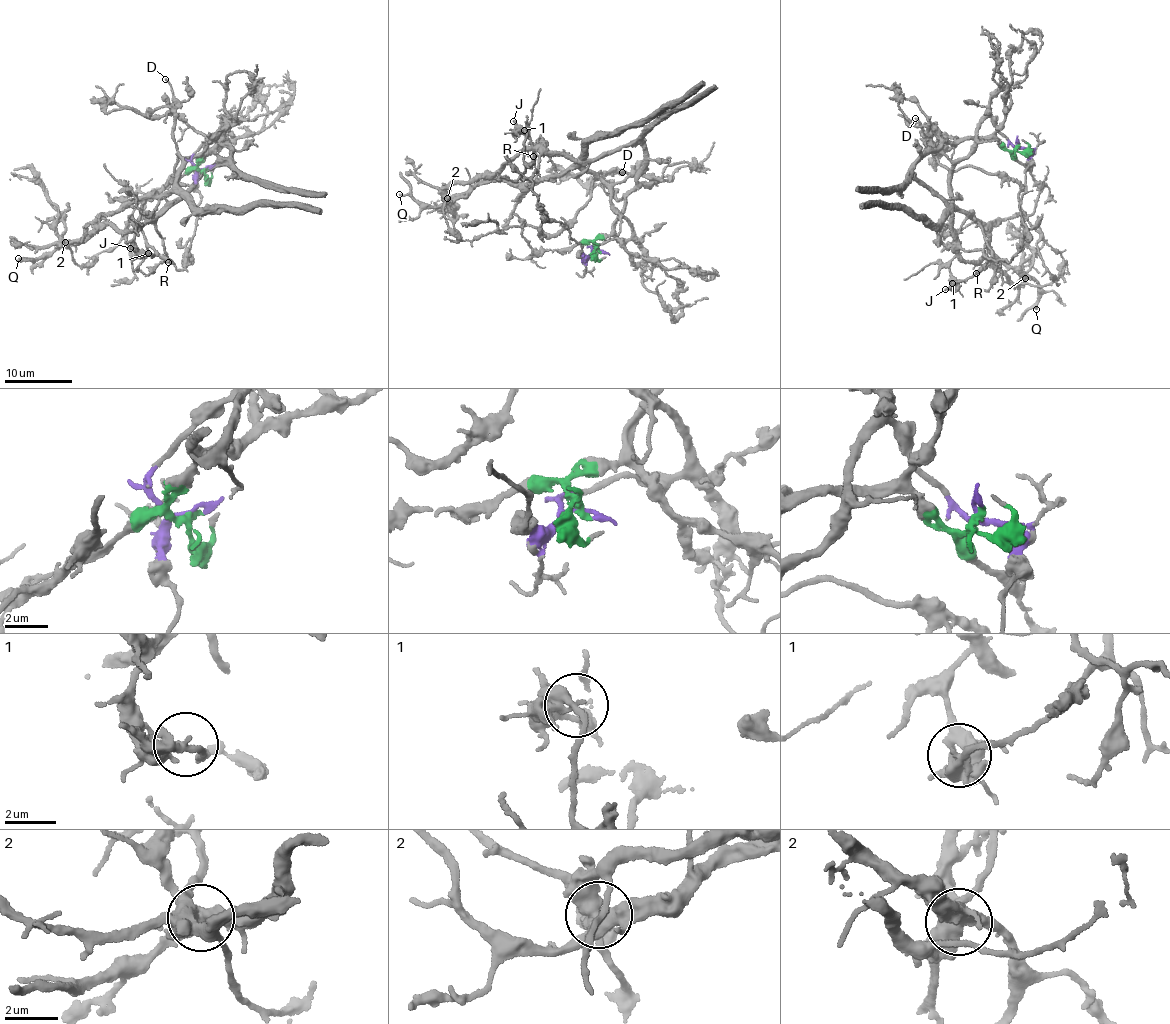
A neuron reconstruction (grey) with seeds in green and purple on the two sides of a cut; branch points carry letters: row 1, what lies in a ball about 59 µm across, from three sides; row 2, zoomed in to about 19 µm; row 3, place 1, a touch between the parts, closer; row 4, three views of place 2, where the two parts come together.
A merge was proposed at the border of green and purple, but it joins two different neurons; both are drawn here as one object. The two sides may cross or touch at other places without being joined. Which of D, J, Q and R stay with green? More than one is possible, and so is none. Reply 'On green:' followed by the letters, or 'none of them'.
On green: none of them

